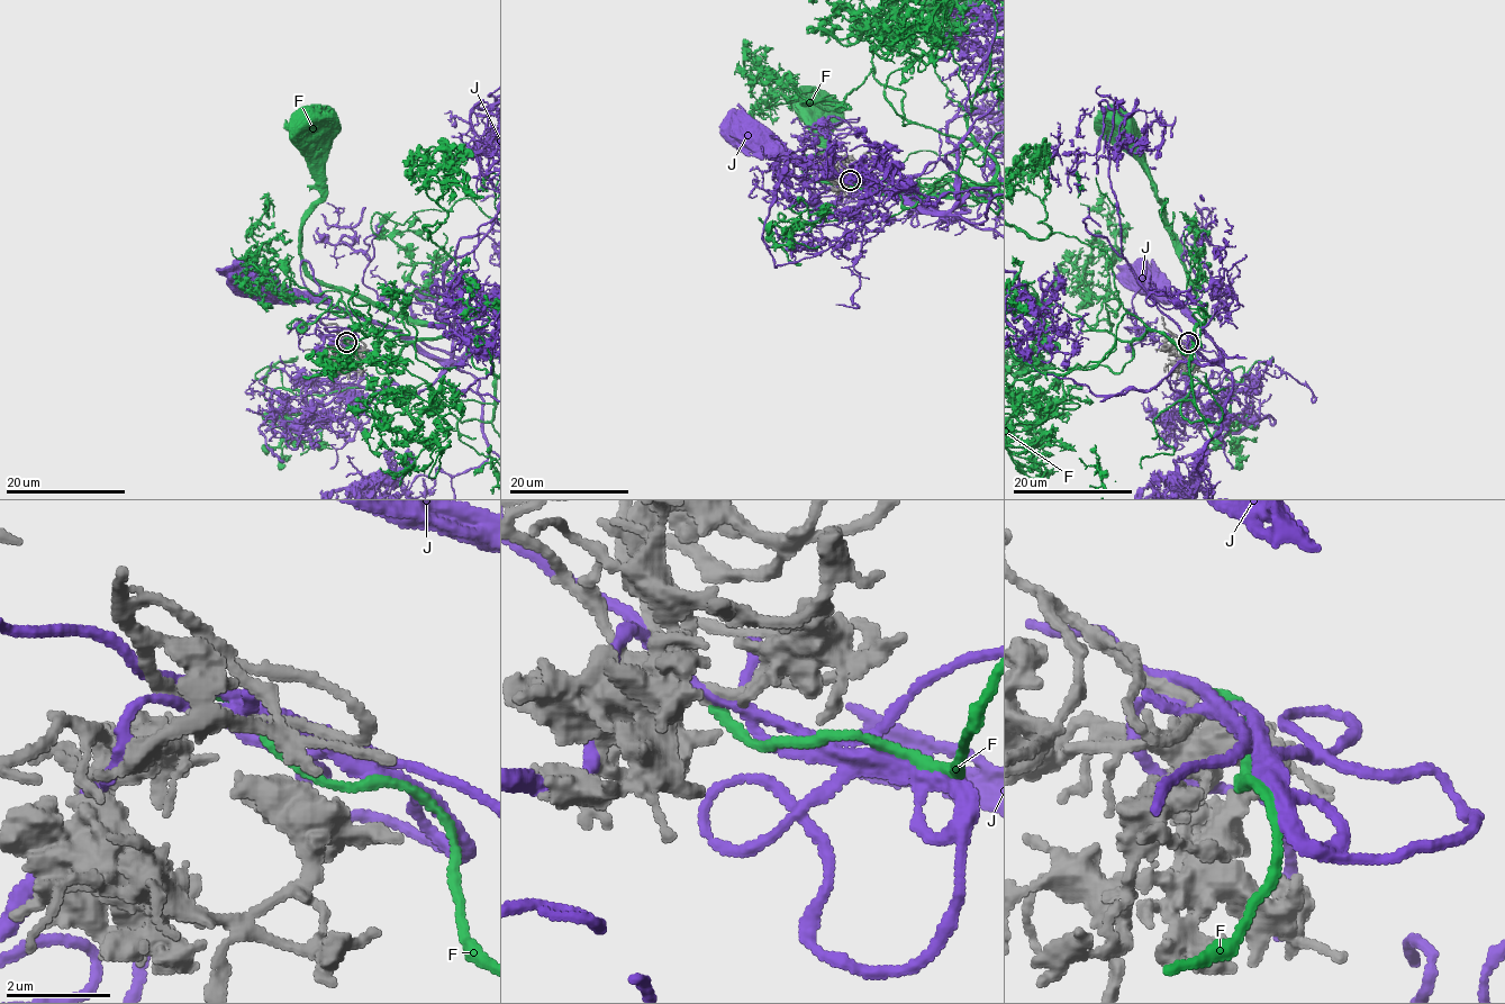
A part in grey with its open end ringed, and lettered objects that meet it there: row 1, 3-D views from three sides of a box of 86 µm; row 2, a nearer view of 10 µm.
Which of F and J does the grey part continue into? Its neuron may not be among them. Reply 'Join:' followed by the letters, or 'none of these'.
Join: F

